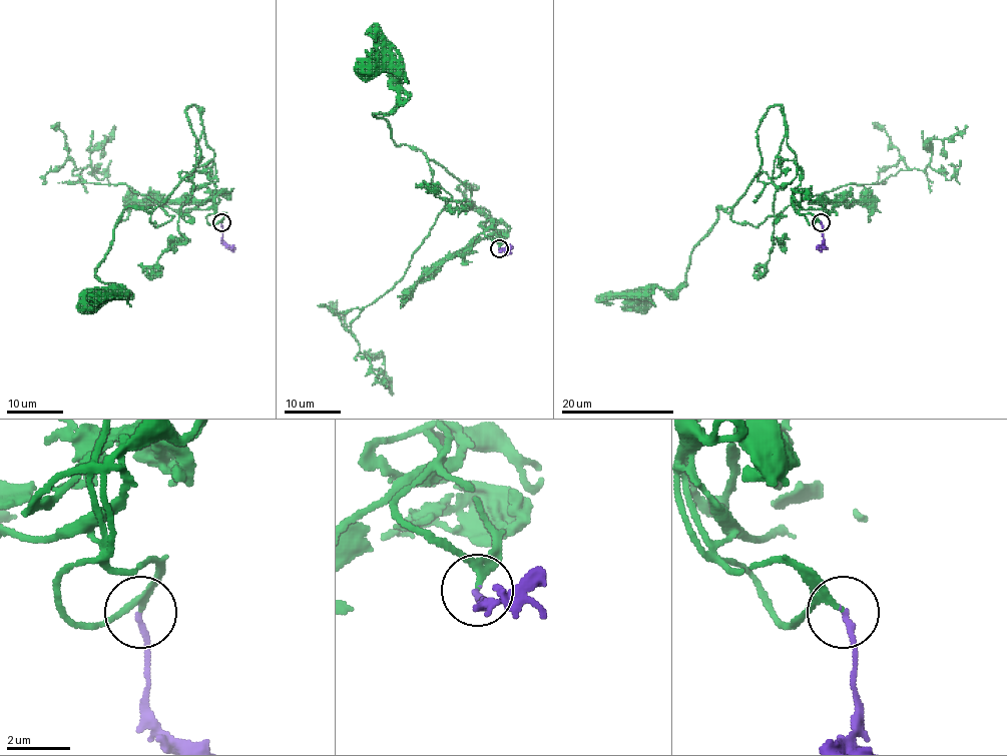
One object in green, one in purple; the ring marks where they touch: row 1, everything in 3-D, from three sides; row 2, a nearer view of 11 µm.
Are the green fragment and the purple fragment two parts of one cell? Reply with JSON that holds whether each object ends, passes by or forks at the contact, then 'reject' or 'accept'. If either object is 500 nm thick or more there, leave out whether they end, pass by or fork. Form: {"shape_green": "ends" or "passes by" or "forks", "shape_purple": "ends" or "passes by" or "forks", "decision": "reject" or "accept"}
{"shape_green": "passes by", "shape_purple": "ends", "decision": "accept"}

